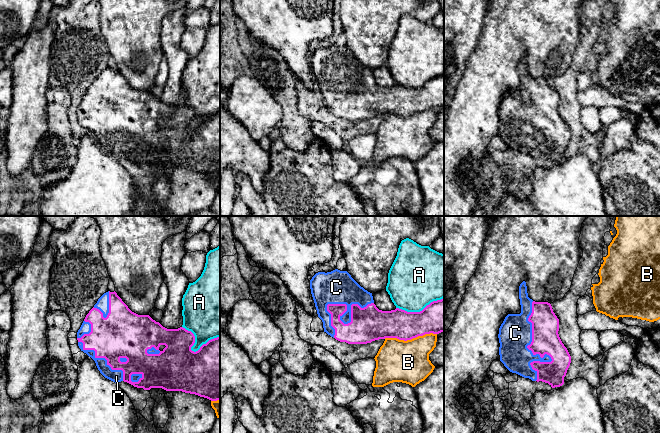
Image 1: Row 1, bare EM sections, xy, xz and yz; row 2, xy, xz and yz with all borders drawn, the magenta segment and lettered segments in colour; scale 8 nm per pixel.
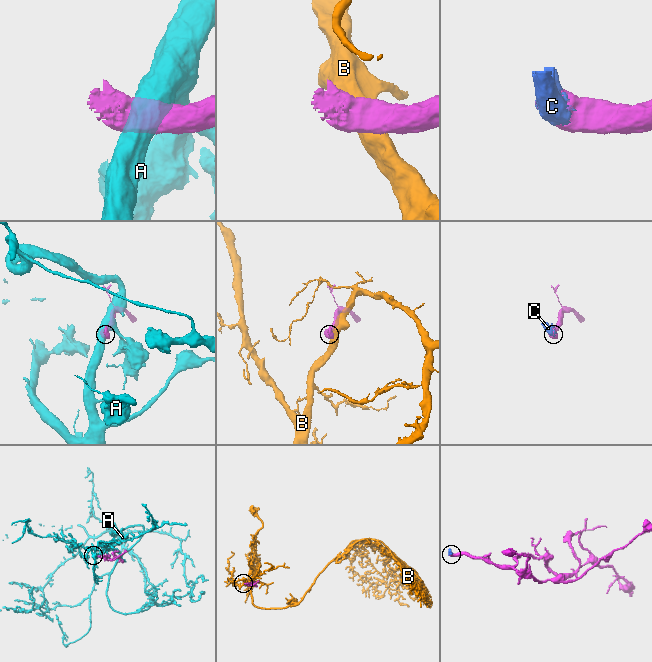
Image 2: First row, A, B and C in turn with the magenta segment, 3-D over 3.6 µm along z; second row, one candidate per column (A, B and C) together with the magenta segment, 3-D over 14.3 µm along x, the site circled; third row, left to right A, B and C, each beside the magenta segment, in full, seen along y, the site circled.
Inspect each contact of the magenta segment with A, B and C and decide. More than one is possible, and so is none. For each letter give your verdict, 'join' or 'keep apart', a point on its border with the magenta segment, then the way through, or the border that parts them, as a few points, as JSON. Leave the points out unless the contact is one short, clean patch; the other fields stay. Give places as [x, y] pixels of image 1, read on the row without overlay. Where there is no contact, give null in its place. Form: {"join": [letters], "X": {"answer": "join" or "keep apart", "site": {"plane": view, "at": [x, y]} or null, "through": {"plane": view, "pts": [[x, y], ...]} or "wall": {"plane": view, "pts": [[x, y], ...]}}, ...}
{"join": ["C"], "A": {"answer": "keep apart", "site": {"plane": "xy", "at": [191, 126]}}, "B": {"answer": "keep apart", "site": {"plane": "xz", "at": [410, 115]}}, "C": {"answer": "join", "site": {"plane": "yz", "at": [536, 129]}}}

